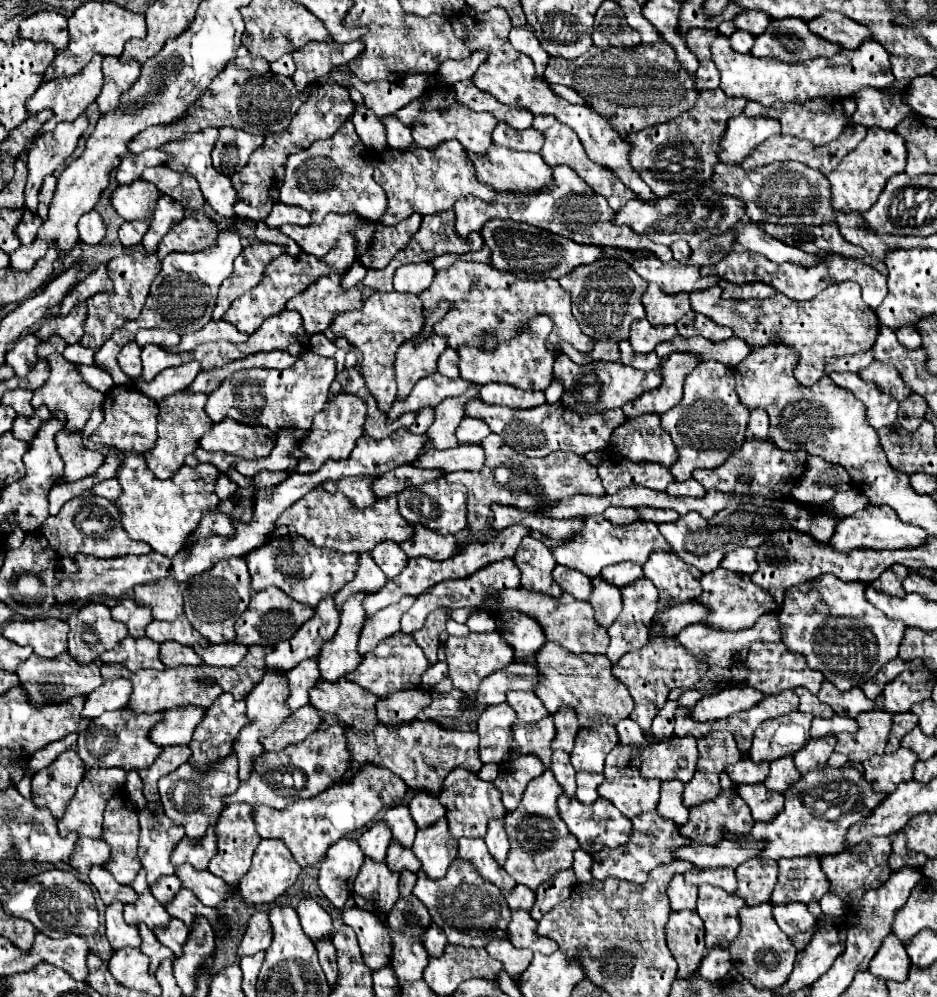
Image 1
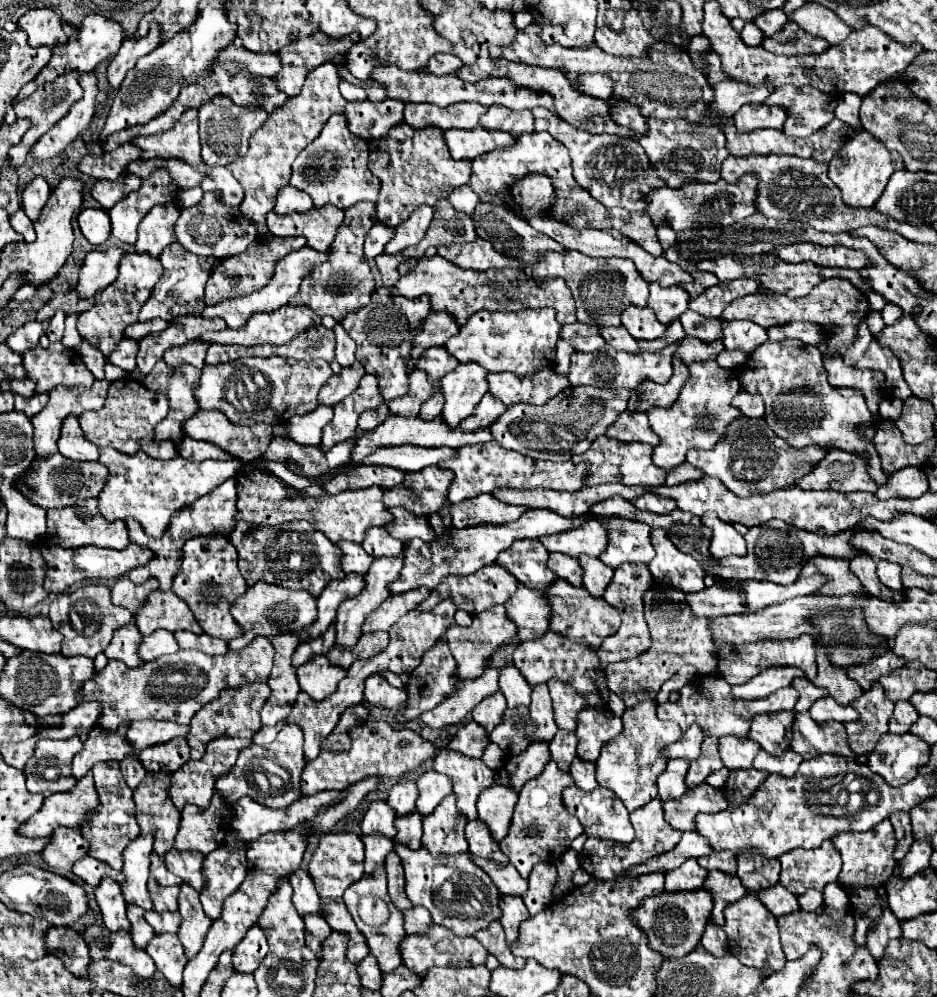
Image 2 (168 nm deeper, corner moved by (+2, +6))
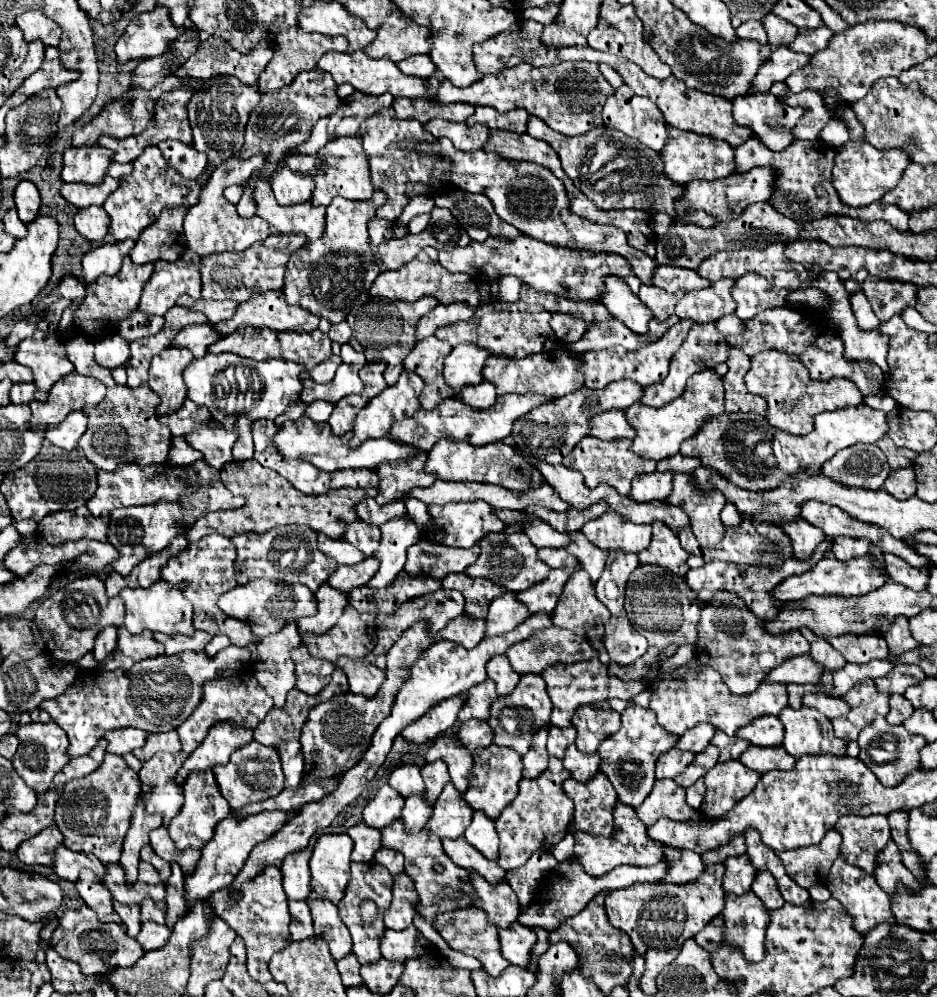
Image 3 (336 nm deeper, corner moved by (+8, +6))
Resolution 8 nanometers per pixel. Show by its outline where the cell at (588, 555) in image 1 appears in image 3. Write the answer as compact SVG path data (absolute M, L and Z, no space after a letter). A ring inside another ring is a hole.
M494 510L496 518L500 518L506 526L520 524L524 534L530 538L530 542L536 548L566 548L568 536L560 534L558 530L552 530L552 526L536 516L524 514L524 512L512 512L512 510Z

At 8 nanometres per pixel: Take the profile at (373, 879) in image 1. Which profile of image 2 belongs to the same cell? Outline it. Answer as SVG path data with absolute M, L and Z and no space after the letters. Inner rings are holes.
M370 834L362 838L362 842L366 846L366 872L370 874L378 868L384 868L384 860L394 850L394 842L390 838L382 838L382 834Z

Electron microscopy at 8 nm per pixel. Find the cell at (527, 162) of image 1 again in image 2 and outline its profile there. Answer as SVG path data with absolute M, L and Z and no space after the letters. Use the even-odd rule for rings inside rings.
M448 130L446 132L446 144L450 148L452 158L456 160L474 160L476 156L482 156L486 152L492 152L494 148L510 148L514 146L514 136L498 130Z

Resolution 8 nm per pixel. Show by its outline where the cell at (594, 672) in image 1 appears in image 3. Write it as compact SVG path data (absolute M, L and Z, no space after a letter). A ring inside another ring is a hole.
M550 626L546 630L538 630L534 632L530 638L518 642L518 644L512 644L508 650L506 650L506 656L514 668L514 672L518 674L540 674L542 670L546 670L548 666L554 666L554 664L560 664L560 662L582 662L586 658L594 658L598 656L598 652L590 646L590 642L584 638L584 636L578 636L578 634L572 634L570 630L560 630L556 626Z

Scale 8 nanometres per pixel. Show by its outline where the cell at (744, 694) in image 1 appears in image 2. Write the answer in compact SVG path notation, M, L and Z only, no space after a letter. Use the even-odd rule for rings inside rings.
M774 668L774 670L764 670L758 674L758 678L752 678L746 684L732 686L732 696L740 700L758 700L774 694L776 690L790 686L790 682L798 676L804 676L800 670L794 668Z

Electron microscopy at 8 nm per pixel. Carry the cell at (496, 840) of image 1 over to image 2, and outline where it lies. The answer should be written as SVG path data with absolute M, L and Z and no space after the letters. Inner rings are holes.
M498 770L494 778L494 786L482 792L478 798L478 818L488 826L492 838L500 842L508 832L518 794L508 788L508 778L504 770Z

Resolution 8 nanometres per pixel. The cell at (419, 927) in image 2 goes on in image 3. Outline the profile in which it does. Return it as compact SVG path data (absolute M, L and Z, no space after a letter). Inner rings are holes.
M402 872L394 878L392 894L394 894L392 904L384 912L384 926L392 928L392 930L404 930L412 924L412 918L416 914L414 898L418 898L416 888L406 872Z

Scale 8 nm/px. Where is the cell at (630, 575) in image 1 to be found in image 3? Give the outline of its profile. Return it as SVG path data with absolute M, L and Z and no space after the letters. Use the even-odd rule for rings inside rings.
M608 510L596 520L590 520L582 526L584 536L600 546L600 550L620 550L620 552L634 552L638 554L648 546L652 538L650 524L634 524L620 516L616 510Z

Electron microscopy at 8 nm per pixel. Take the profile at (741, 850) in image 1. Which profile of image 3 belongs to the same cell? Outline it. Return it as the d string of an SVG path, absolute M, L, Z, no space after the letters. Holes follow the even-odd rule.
M568 858L564 862L560 862L554 870L548 872L548 876L544 876L544 880L540 882L540 888L536 890L534 894L534 900L520 912L518 920L522 926L538 926L538 928L544 928L546 932L552 932L552 930L558 930L558 926L578 914L580 910L584 910L584 906L600 892L606 892L606 890L616 890L616 888L626 888L626 886L632 886L636 882L660 882L664 880L664 860L658 862L656 866L616 866L616 870L610 870L608 874L604 876L588 876L584 872L584 868L580 866L580 862L576 862L576 858Z

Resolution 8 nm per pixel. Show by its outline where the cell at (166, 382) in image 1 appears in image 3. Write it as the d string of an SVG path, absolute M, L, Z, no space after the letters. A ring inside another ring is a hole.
M202 322L202 324L190 324L186 328L182 328L178 332L178 336L174 338L172 346L184 346L188 348L196 358L204 356L208 352L208 346L212 342L216 342L220 338L220 334L216 332L214 324L210 322Z

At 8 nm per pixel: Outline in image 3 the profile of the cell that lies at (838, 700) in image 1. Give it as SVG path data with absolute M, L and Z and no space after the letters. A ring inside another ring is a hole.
M802 628L800 632L810 642L810 654L812 654L812 658L816 658L816 662L820 662L824 666L822 686L828 692L830 690L830 684L832 684L832 670L838 670L840 666L844 666L846 660L842 658L842 654L838 650L834 650L824 638L816 636L812 630Z

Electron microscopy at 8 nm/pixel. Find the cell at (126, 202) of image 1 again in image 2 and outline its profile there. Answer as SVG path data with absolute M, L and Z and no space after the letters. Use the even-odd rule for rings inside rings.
M122 172L122 178L110 182L110 180L98 180L92 188L90 194L94 196L94 200L98 200L102 204L104 210L110 210L116 202L120 202L122 198L126 198L130 192L138 190L142 184L142 180L130 172Z

